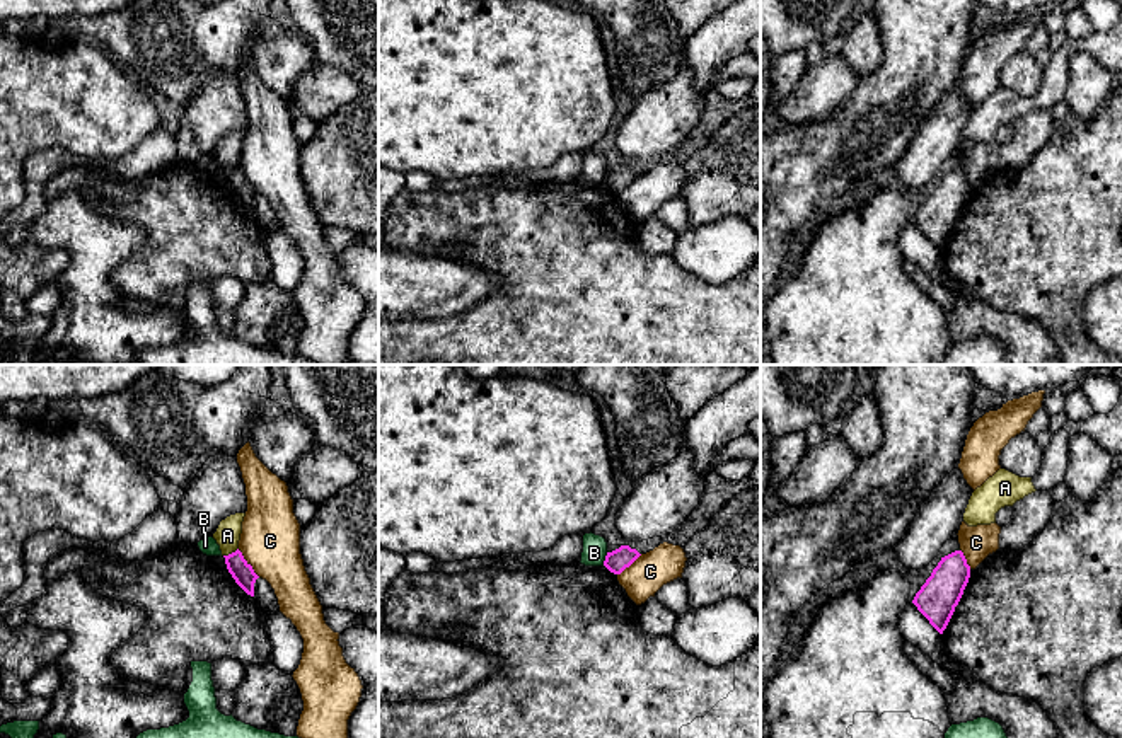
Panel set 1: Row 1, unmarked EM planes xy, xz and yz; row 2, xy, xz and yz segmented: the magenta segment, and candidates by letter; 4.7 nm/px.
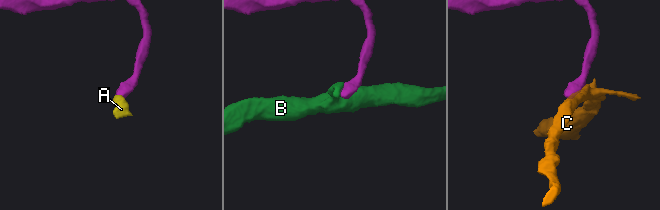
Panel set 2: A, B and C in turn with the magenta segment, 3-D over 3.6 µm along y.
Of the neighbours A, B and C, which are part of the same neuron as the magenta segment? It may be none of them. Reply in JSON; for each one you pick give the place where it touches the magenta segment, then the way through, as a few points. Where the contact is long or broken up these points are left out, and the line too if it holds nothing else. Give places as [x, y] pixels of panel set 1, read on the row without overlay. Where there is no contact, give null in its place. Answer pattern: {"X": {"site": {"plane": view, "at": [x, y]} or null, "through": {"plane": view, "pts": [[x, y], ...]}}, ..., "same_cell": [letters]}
{"same_cell": []}

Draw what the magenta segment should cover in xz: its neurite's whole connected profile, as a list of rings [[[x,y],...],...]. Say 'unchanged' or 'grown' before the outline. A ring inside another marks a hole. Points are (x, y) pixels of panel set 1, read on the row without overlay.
unchanged; [[[621,164],[619,167],[607,170],[604,184],[614,191],[621,193],[626,186],[629,186],[641,172],[629,164]]]

